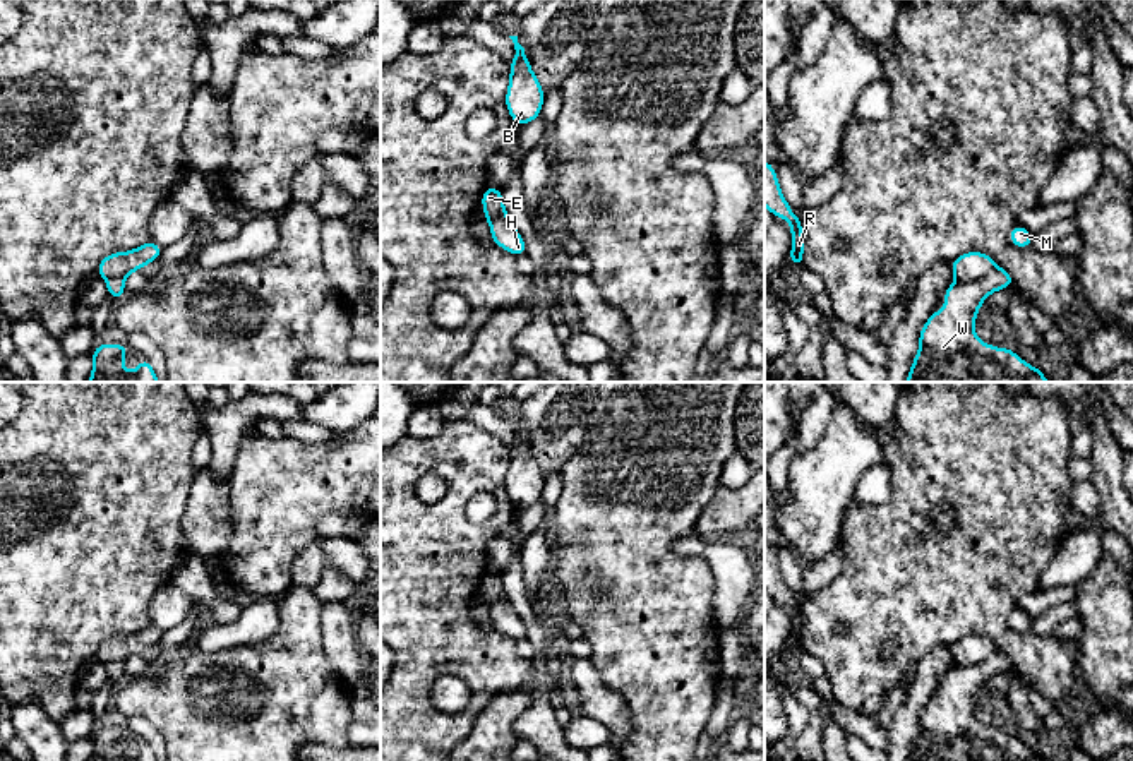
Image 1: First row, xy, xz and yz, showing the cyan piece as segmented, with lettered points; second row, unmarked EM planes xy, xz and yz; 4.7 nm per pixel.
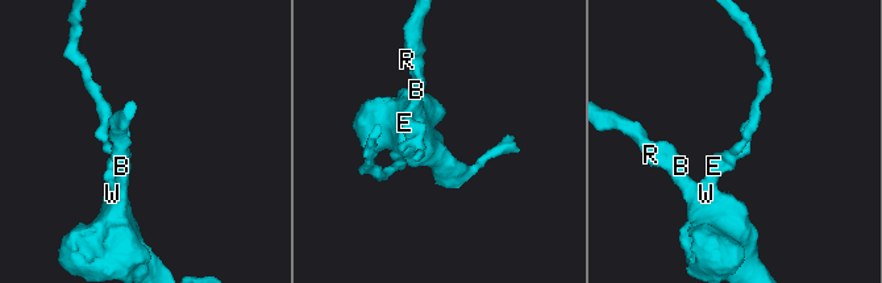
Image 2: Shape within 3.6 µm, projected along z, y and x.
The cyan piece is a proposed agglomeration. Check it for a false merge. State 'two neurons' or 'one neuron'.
two neurons

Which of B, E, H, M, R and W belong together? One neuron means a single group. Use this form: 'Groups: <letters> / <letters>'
Groups: B H R W / E M

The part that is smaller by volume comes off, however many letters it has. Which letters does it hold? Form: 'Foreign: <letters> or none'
Foreign: E, M

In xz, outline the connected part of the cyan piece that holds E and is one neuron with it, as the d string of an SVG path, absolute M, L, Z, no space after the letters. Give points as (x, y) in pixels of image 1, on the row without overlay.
M487 569L485 576L480 581L480 586L483 590L483 600L489 608L497 602L509 603L502 583L502 574L499 571Z

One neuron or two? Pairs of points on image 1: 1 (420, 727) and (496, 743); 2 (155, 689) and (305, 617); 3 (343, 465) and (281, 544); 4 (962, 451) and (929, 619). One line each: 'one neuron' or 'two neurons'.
1: two neurons
2: one neuron
3: one neuron
4: one neuron

